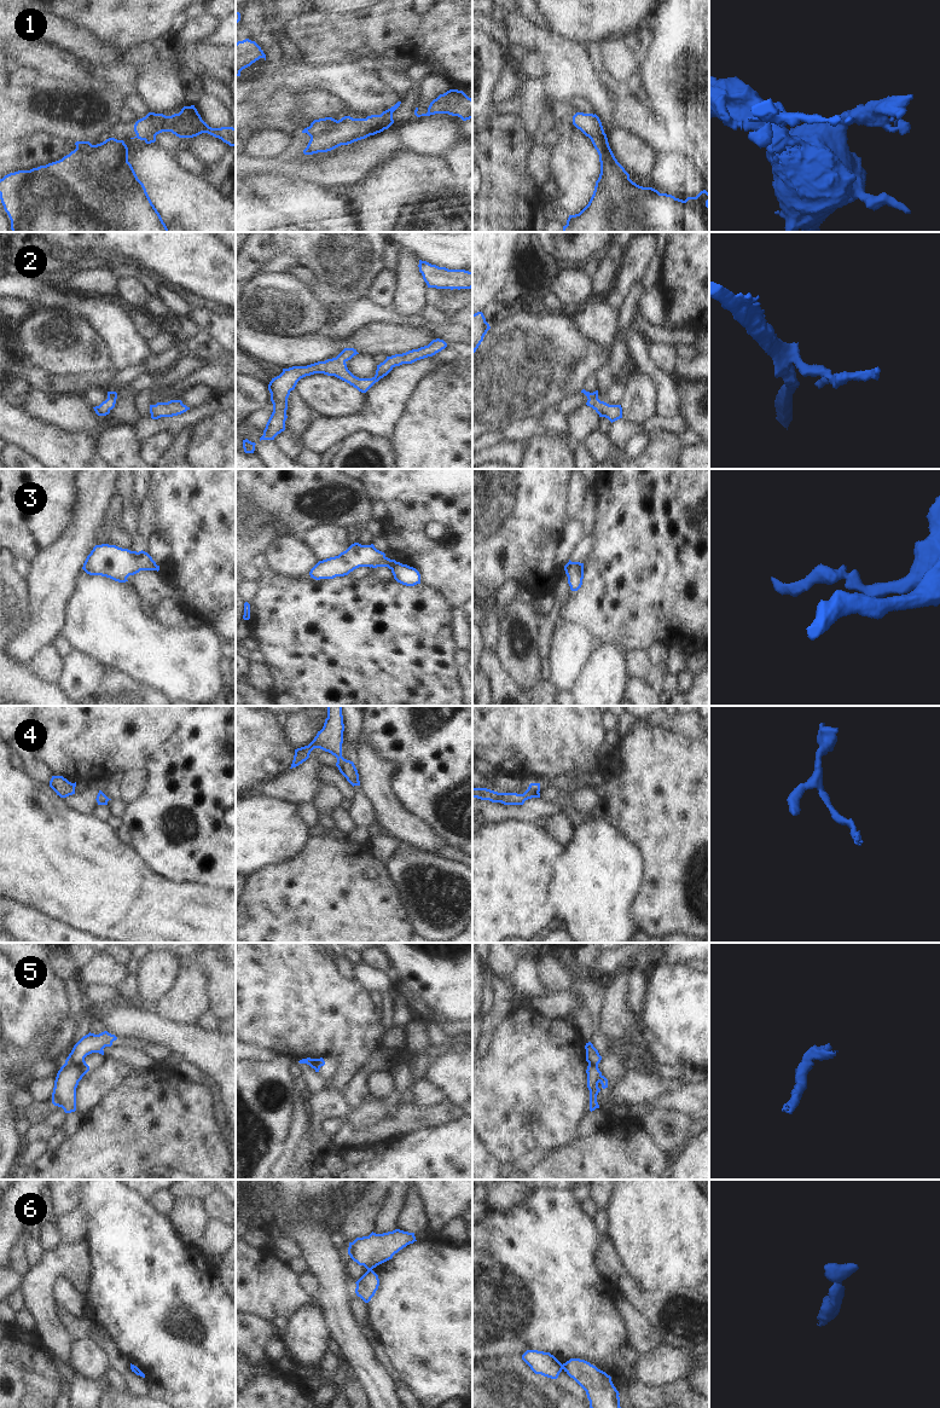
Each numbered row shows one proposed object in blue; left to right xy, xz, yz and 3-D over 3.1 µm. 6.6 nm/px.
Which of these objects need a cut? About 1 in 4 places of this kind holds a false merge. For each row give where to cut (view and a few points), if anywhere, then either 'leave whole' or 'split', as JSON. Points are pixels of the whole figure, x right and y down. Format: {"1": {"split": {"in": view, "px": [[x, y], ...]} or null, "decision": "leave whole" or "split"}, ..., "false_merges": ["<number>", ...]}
{"1": {"split": null, "decision": "leave whole"}, "2": {"split": null, "decision": "leave whole"}, "3": {"split": {"in": "xz", "px": [[395, 561], [390, 568]]}, "decision": "split"}, "4": {"split": null, "decision": "leave whole"}, "5": {"split": {"in": "xy", "px": [[65, 1062], [73, 1062], [82, 1076]]}, "decision": "split"}, "6": {"split": {"in": "xz", "px": [[367, 1269], [371, 1270]]}, "decision": "split"}, "false_merges": ["3", "5", "6"]}

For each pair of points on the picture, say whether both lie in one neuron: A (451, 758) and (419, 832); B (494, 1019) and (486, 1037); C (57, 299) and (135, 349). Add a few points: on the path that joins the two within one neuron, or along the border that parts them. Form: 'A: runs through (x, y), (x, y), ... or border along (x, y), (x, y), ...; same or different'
A: border along (401, 804), (444, 841); different
B: runs through (491, 1024), (488, 1032); same
C: runs through (76, 303), (96, 310), (116, 330); same

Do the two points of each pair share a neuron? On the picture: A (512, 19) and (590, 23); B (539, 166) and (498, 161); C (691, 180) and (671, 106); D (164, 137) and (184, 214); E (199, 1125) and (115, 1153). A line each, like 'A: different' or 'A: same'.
A: different
B: different
C: different
D: different
E: same

